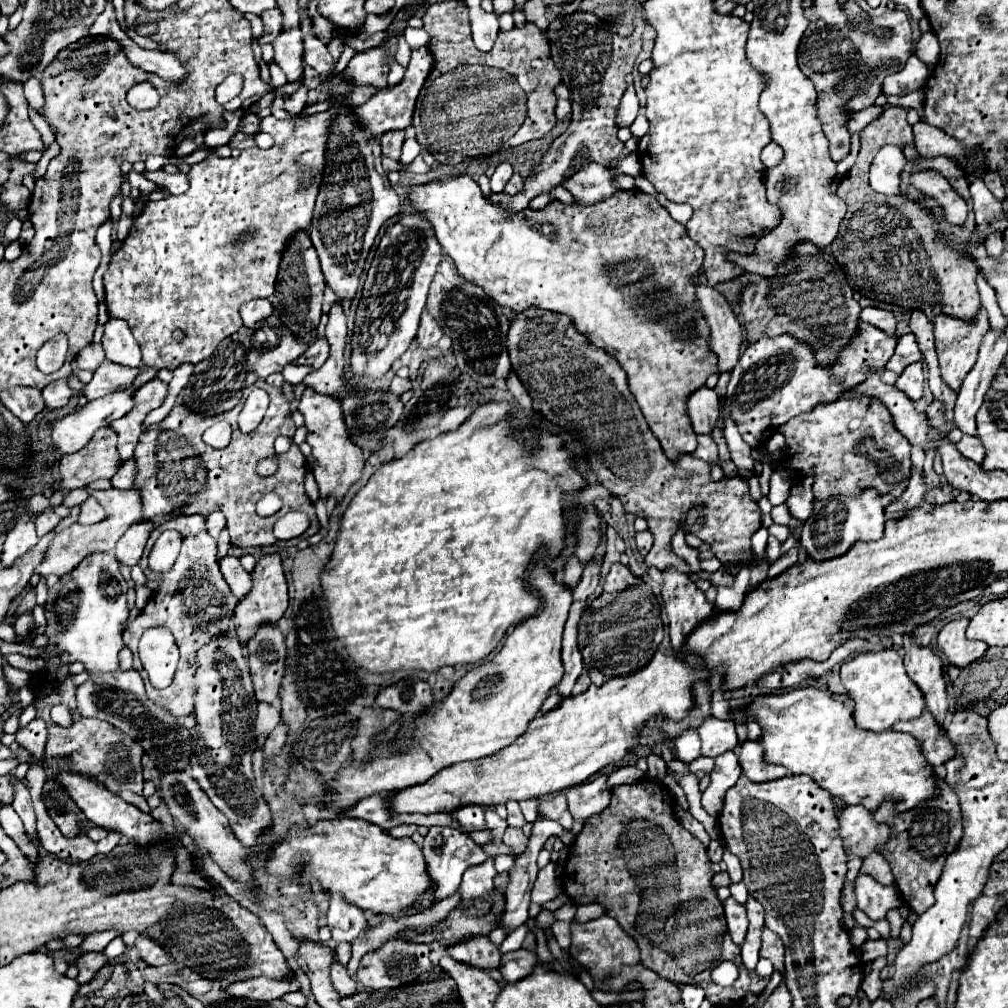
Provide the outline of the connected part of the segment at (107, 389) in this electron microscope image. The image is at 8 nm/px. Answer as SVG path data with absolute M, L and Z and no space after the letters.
M104 359L104 361L98 365L98 369L94 371L92 381L86 385L84 397L86 397L88 401L92 401L92 399L106 397L108 393L122 391L122 389L130 387L138 375L140 375L138 369L122 367L122 365L112 363L110 359Z

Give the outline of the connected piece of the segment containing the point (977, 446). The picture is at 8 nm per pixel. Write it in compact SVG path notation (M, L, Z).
M964 435L962 437L962 441L956 445L956 449L966 457L966 459L972 459L972 461L976 461L976 463L982 463L984 461L984 445L982 445L982 441L978 439L978 437L968 437L968 435Z

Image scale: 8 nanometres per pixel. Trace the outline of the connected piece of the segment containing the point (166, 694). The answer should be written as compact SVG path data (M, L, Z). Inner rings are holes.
M202 515L170 519L168 523L164 523L156 531L162 533L168 529L174 529L182 535L182 551L180 551L176 563L172 565L172 569L162 575L162 583L160 583L156 595L148 601L148 605L140 611L140 615L124 631L124 643L134 653L134 669L146 681L146 691L148 691L150 699L154 699L158 705L170 707L170 711L176 717L184 717L184 715L194 713L194 691L196 689L192 687L192 677L198 669L196 653L202 647L202 643L206 645L208 641L212 641L218 635L230 633L230 617L234 615L238 599L234 599L230 587L226 587L226 581L220 573L218 557L216 557L218 545L206 531L206 519ZM198 619L214 619L214 621L202 623ZM150 627L168 627L172 631L172 635L176 637L176 643L180 649L178 671L174 675L172 685L166 689L154 689L148 683L148 677L142 671L142 665L138 659L138 639Z

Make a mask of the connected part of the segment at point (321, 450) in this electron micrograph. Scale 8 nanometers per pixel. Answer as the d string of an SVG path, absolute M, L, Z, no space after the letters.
M306 389L304 395L302 395L302 401L298 405L298 411L304 415L304 421L306 421L306 429L308 429L308 439L306 441L312 447L314 465L316 465L316 467L312 467L312 475L318 483L320 497L322 499L334 497L340 503L342 497L346 495L346 491L362 475L362 469L364 469L364 463L366 463L364 453L360 451L360 447L356 447L350 441L350 437L346 433L340 401L334 401L328 395L318 395L312 389Z

